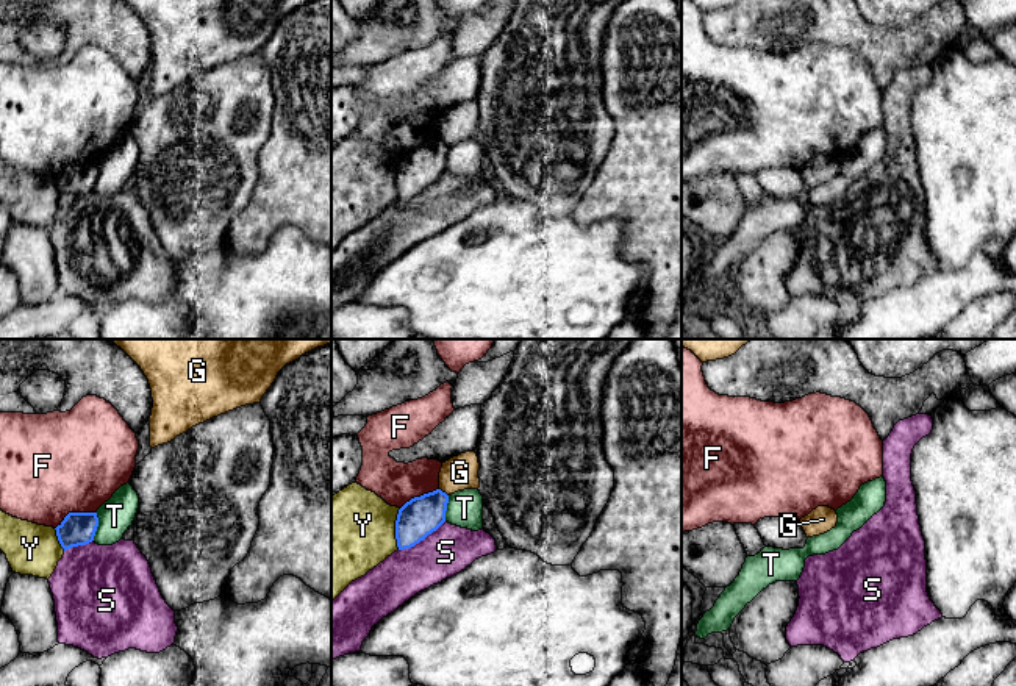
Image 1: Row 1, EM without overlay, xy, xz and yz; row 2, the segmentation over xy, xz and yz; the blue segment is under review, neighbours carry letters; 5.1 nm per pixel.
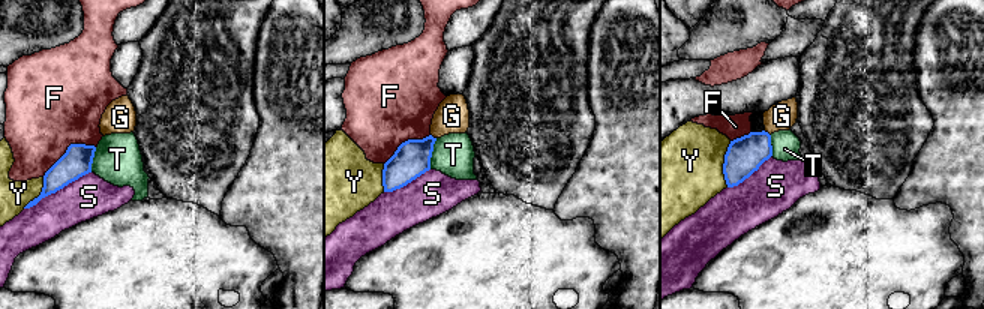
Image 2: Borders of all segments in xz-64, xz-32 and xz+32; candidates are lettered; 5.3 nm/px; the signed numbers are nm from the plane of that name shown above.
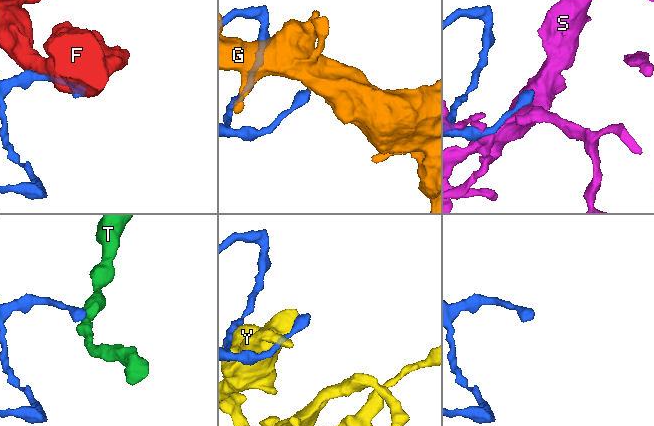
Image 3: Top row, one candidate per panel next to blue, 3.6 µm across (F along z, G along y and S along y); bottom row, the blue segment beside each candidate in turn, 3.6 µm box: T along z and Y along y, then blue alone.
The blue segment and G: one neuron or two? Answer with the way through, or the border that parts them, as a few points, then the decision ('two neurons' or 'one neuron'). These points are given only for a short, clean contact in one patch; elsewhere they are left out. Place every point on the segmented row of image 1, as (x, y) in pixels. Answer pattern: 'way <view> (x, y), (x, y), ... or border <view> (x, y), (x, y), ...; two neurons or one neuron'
border xz (440, 488), (447, 496); two neurons

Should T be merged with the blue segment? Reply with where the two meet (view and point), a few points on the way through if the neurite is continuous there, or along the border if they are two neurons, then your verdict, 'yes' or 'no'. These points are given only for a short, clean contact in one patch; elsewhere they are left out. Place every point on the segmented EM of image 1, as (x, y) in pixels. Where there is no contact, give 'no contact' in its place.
xy (97, 525) | along xy (97, 513), (97, 530), (93, 539) | no

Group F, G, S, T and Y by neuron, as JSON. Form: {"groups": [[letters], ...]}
{"groups": [["F"], ["G"], ["S"], ["T"], ["Y"]]}

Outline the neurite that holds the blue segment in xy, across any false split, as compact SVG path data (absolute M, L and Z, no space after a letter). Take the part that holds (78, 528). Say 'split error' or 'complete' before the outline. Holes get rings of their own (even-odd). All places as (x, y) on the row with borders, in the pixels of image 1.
complete; M69 513L55 528L61 547L66 550L94 541L98 527L97 513Z

